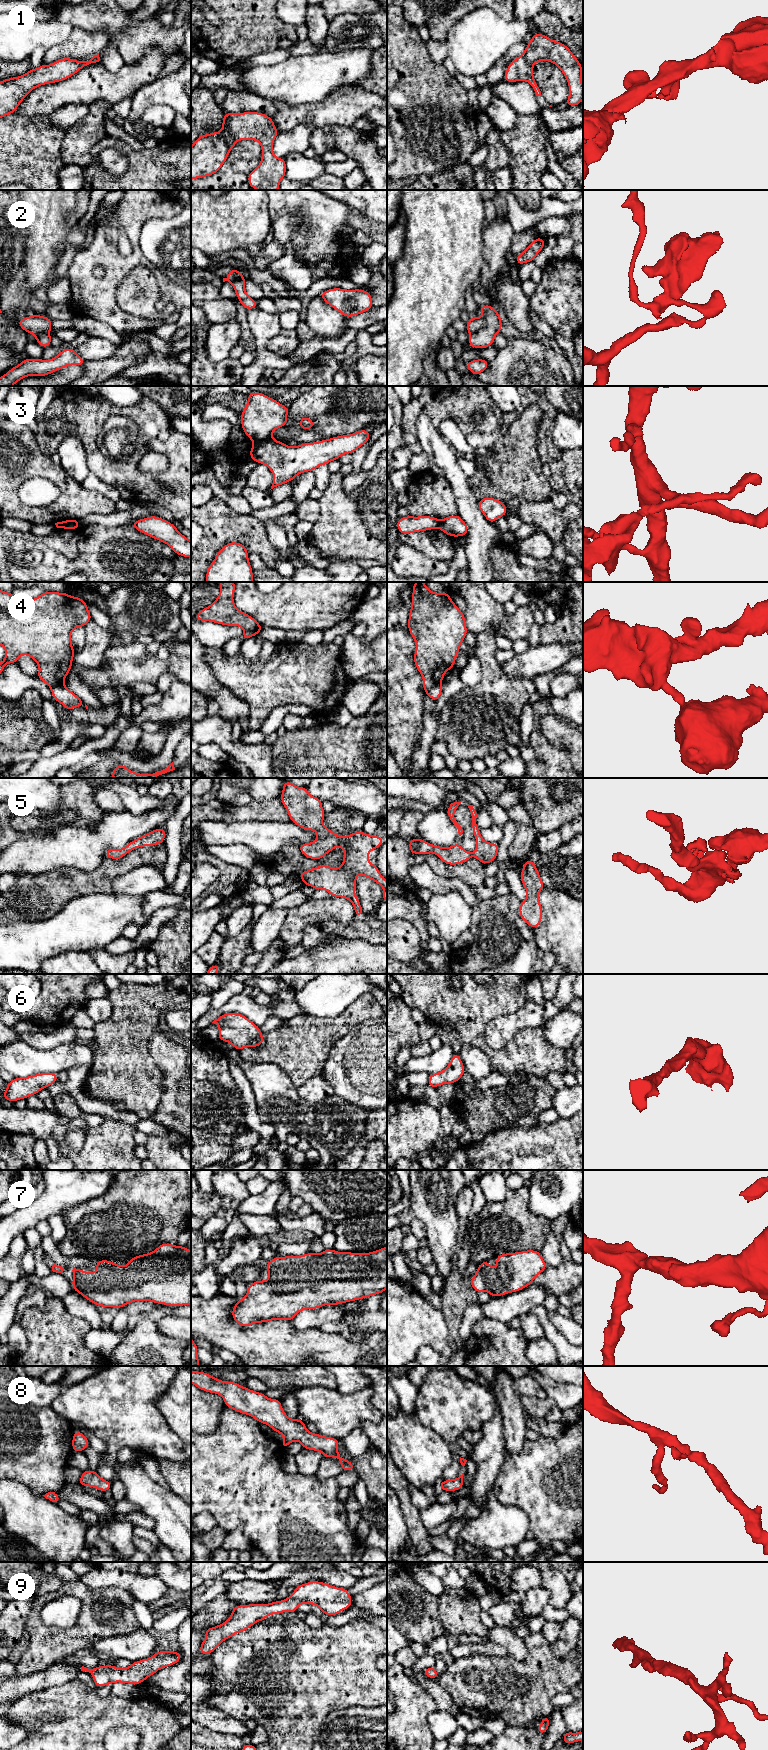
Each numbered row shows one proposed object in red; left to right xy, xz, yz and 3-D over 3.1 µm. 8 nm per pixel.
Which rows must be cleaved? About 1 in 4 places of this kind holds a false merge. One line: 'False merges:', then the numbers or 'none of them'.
False merges: 2, 3, 4

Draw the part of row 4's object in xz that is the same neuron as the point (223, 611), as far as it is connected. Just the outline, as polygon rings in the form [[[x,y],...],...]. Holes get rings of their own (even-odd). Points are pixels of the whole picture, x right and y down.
[[[220,582],[220,593],[215,602],[198,612],[196,621],[210,621],[220,625],[240,626],[244,632],[252,631],[259,623],[247,613],[238,610],[233,601],[234,582]]]

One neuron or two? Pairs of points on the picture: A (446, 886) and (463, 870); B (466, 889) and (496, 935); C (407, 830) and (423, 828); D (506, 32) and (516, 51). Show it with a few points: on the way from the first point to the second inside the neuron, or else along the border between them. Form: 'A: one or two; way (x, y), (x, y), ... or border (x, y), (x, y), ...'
A: two; border (433, 870), (445, 877), (457, 877), (472, 887)
B: two; border (476, 901), (473, 905)
C: two; border (424, 814), (417, 826), (416, 837)
D: two; border (523, 40), (515, 43), (497, 62)

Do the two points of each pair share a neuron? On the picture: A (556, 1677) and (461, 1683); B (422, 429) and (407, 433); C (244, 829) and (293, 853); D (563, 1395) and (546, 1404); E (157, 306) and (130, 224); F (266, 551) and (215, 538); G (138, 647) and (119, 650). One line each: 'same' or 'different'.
A: same
B: different
C: different
D: different
E: different
F: same
G: same

